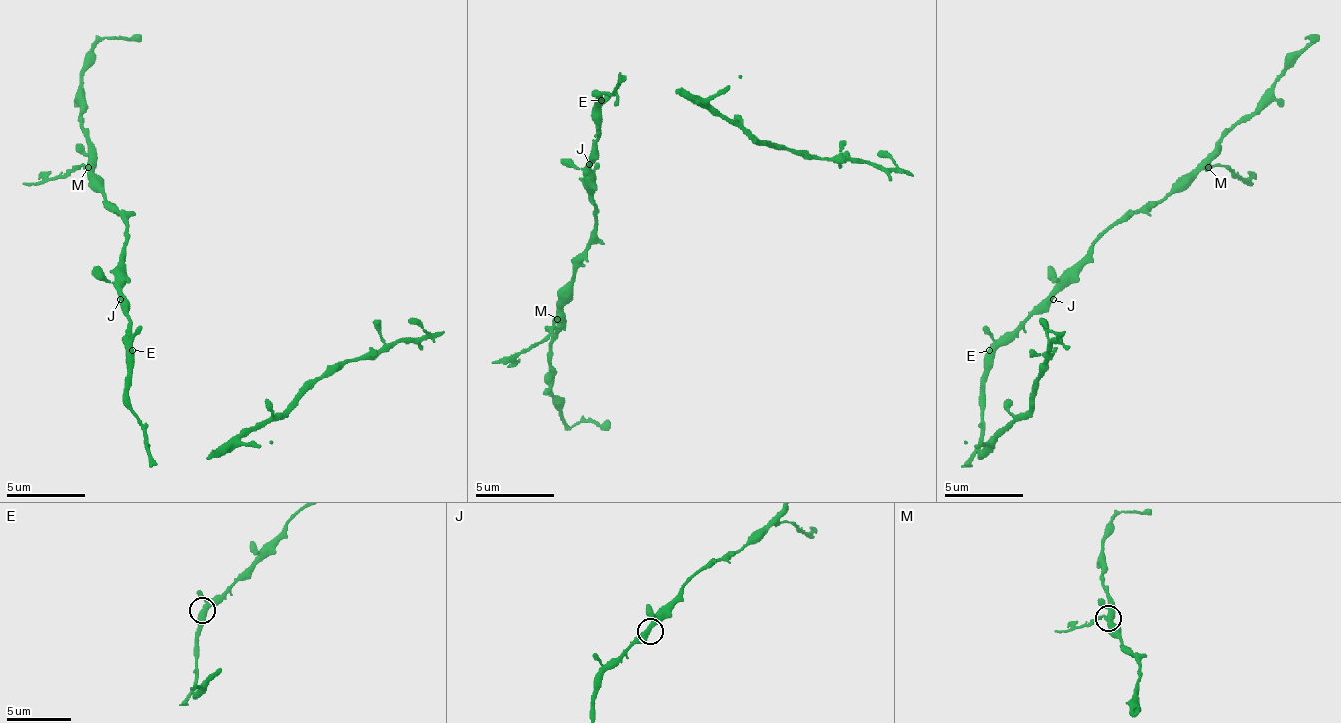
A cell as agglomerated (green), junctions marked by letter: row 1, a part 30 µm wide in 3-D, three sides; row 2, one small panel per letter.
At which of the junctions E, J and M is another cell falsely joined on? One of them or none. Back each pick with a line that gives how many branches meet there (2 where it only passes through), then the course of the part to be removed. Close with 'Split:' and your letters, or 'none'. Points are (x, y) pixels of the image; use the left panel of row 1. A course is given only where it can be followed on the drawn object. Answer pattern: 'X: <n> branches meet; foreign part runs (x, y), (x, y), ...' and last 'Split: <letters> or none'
M: 3 branches meet; foreign part runs (89, 168), (77, 165), (65, 176), (21, 184)
Split: M

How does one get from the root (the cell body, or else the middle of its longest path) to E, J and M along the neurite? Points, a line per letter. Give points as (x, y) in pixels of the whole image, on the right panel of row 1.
E: (1005, 342), (997, 342), (989, 350)
J: (1005, 342), (1053, 299)
M: (1005, 342), (1005, 338), (1049, 295), (1049, 291), (1116, 224), (1167, 200), (1207, 168)

